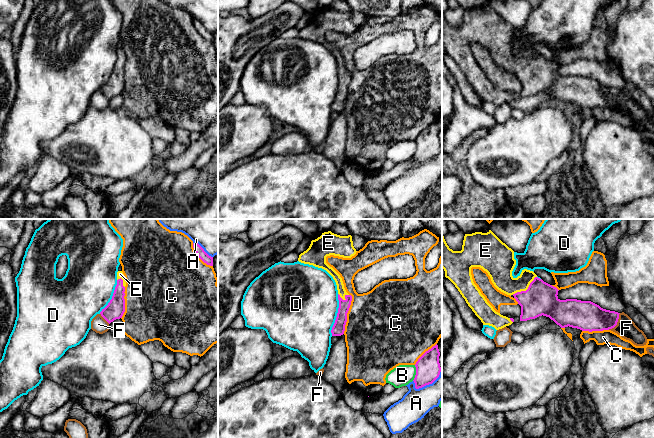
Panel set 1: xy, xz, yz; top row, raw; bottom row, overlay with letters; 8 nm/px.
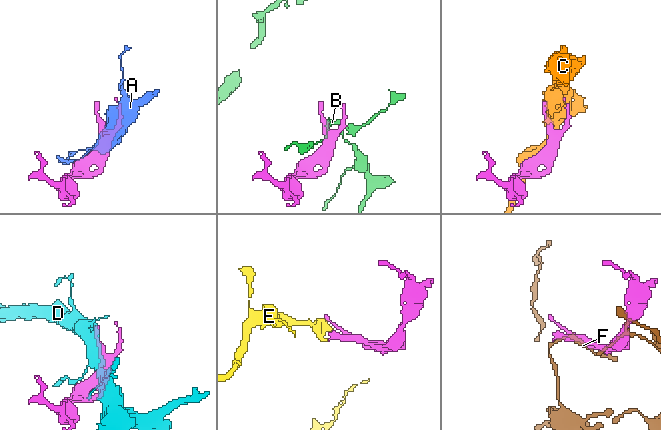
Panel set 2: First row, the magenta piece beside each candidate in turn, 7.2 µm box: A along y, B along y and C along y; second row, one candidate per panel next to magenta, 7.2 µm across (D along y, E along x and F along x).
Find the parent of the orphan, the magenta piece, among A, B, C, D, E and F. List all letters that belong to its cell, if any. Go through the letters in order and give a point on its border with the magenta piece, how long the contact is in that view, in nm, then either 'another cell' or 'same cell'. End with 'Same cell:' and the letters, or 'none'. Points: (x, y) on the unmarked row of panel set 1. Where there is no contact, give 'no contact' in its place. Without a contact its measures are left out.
A: xz (429, 159) | 260 nm | another cell
B: xz (416, 149) | 130 nm | another cell
C: xz (346, 90) | 320 nm | another cell
D: xz (337, 91) | 340 nm | another cell
E: yz (526, 66) | 240 nm | same cell
F: yz (616, 99) | 170 nm | another cell
Same cell: E

